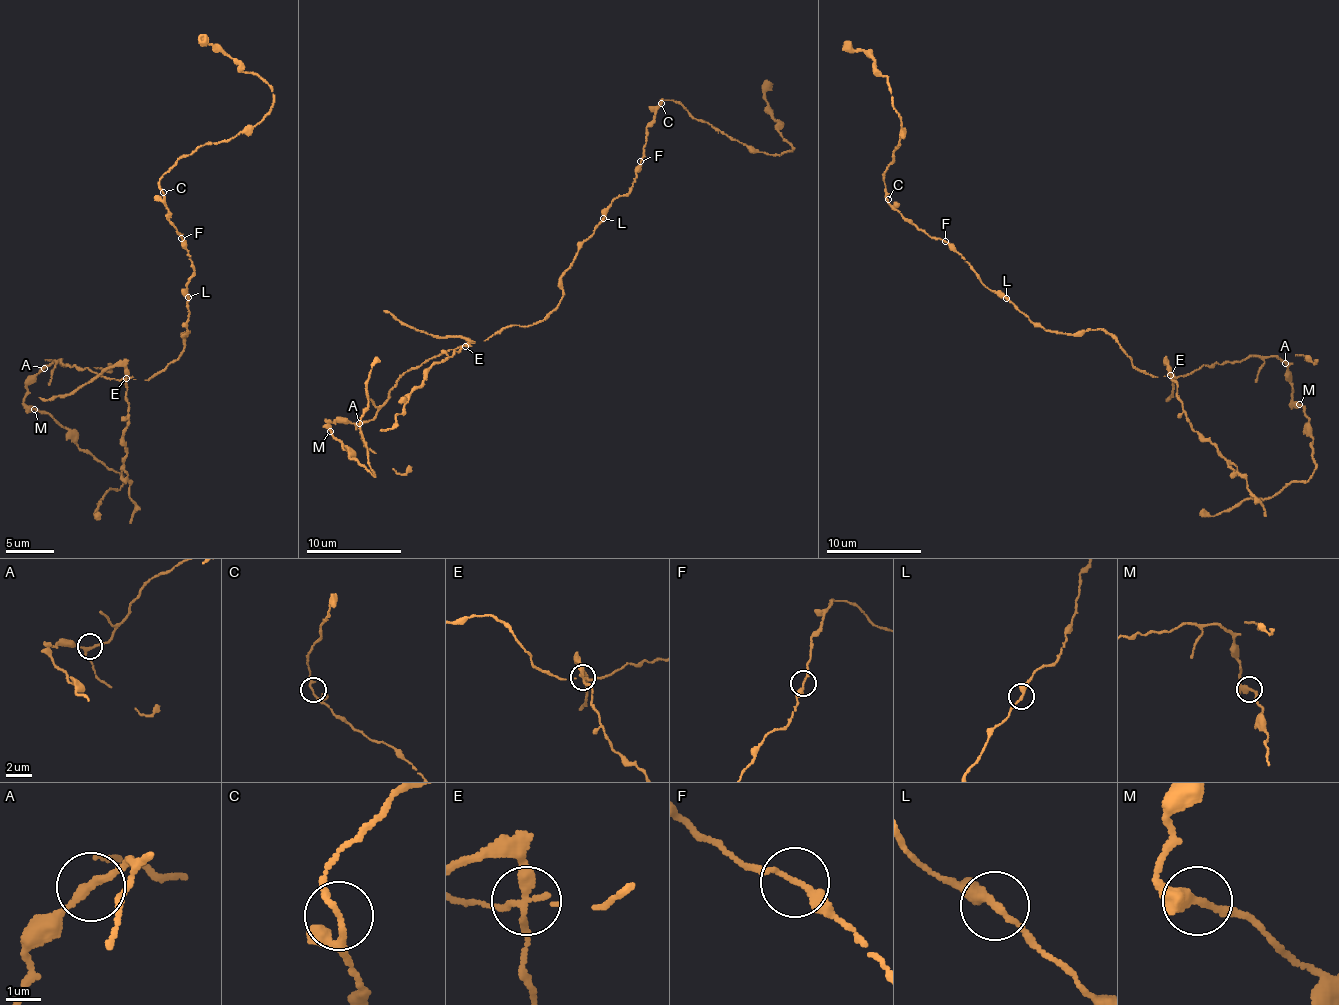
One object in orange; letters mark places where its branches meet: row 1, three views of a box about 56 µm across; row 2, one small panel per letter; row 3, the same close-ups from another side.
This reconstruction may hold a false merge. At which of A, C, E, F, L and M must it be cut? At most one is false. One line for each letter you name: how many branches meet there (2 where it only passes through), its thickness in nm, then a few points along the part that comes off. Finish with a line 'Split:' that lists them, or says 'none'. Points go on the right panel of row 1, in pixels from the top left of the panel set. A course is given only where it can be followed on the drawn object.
E: Branches: 3. Thickness 220 nm. Course of the part to remove: (1171, 374), (1183, 412), (1192, 429), (1217, 448), (1247, 482), (1247, 489), (1265, 515)
Split: E

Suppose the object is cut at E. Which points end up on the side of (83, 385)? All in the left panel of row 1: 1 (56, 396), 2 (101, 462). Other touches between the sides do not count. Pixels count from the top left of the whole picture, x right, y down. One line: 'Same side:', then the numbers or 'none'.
Same side: 1

